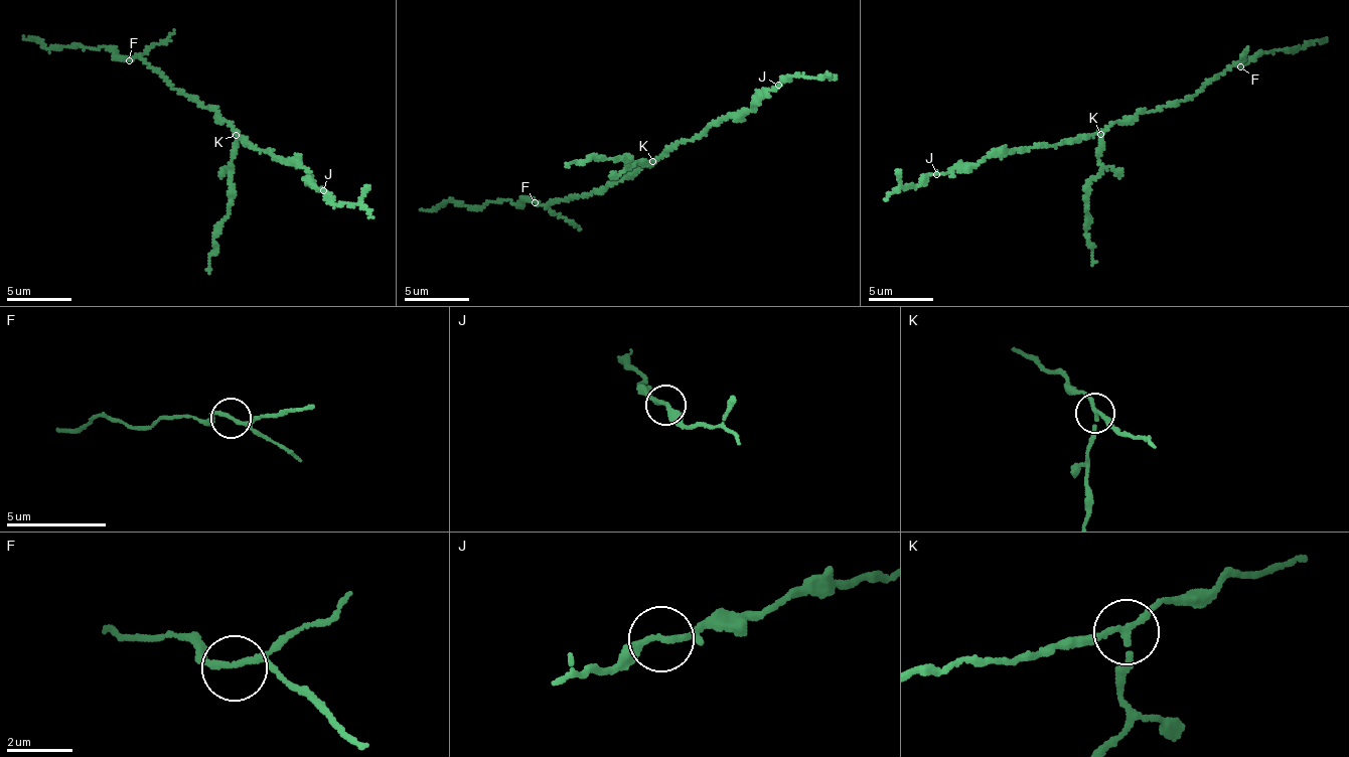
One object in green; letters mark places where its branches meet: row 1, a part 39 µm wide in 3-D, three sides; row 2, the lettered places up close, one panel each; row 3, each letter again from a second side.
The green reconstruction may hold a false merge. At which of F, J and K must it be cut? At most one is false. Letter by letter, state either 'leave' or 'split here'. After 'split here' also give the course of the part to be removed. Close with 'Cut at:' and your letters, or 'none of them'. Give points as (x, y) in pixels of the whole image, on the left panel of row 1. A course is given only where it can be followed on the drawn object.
F: leave
J: leave
K: split here | (237, 134), (230, 213), (213, 240), (209, 273)
Cut at: K

